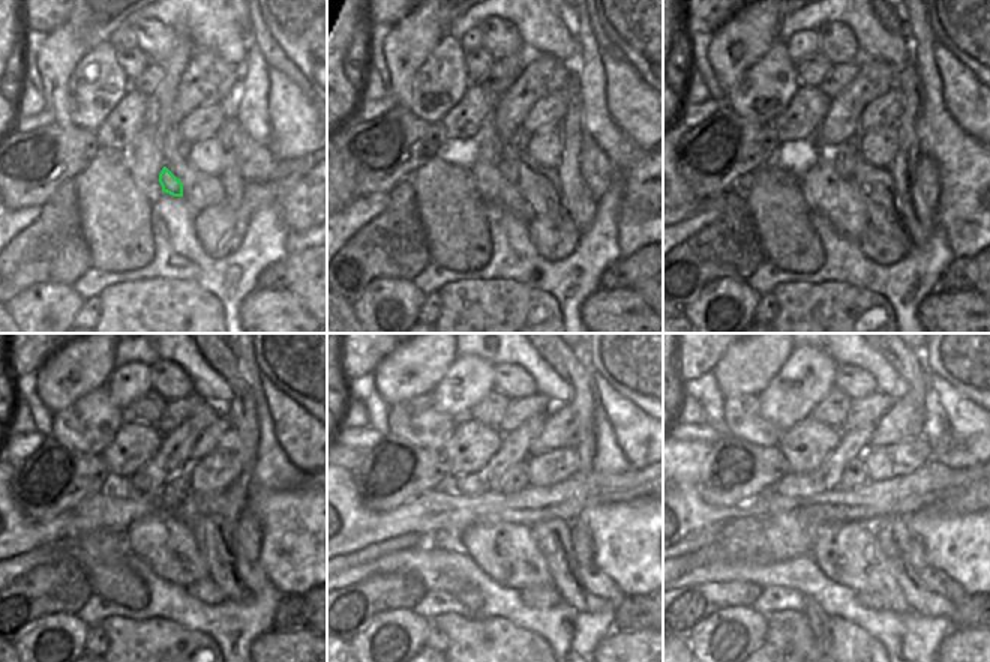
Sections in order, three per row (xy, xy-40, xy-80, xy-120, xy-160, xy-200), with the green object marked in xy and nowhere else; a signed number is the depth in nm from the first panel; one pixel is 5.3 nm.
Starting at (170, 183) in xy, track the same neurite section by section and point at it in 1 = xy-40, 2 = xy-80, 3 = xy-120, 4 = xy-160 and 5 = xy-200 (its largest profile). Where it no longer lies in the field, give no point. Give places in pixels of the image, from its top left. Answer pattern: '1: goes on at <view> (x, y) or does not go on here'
1: goes on at xy-40 (507, 167)
2: goes on at xy-80 (843, 156)
3: goes on at xy-120 (174, 491)
4: goes on at xy-160 (516, 478)
5: goes on at xy-200 (854, 475)

